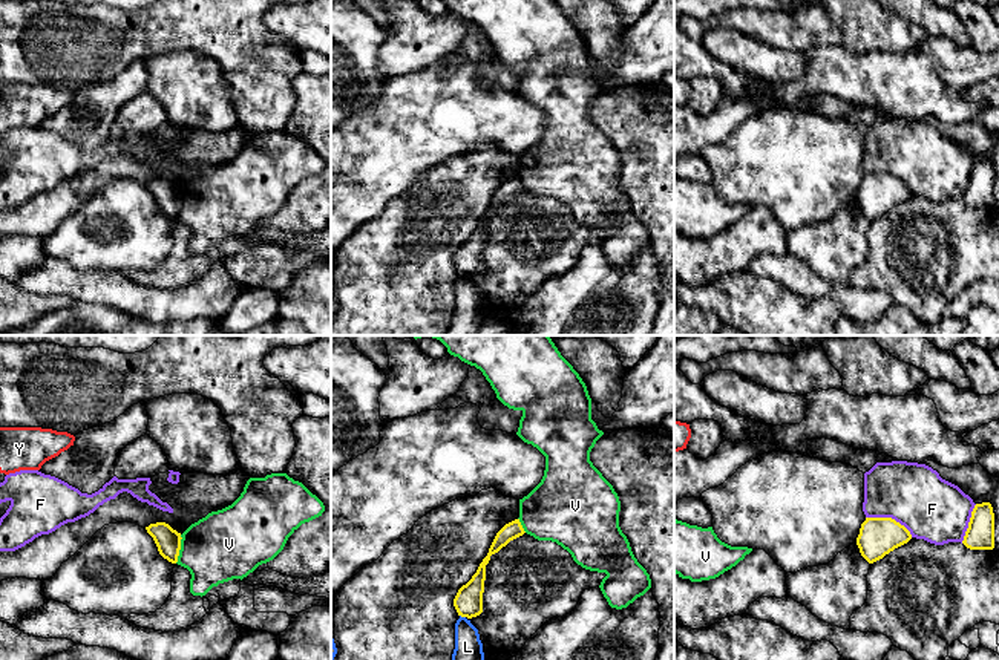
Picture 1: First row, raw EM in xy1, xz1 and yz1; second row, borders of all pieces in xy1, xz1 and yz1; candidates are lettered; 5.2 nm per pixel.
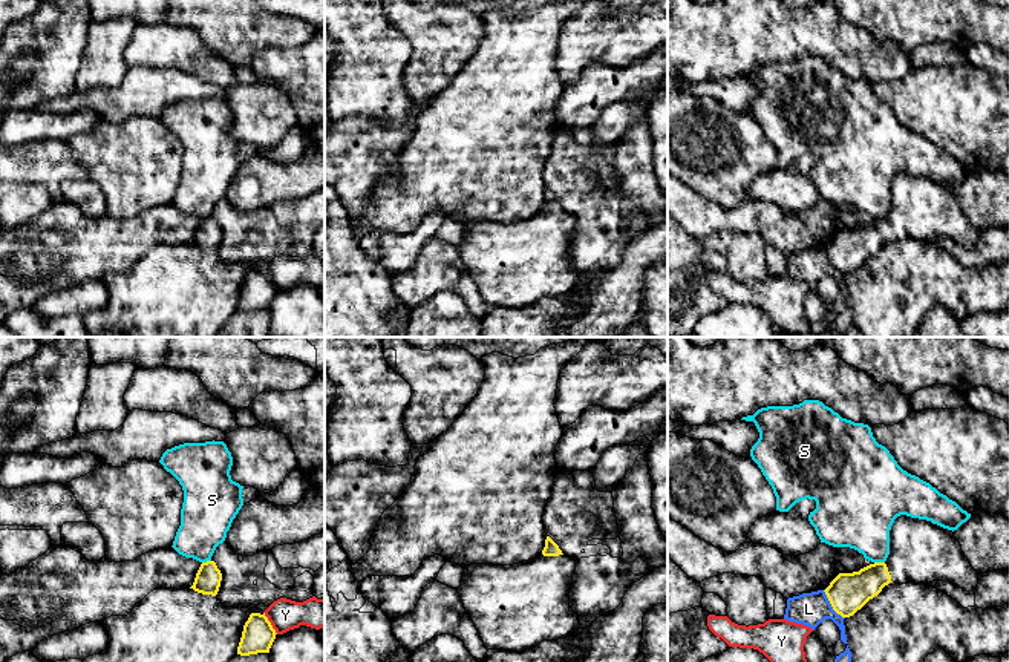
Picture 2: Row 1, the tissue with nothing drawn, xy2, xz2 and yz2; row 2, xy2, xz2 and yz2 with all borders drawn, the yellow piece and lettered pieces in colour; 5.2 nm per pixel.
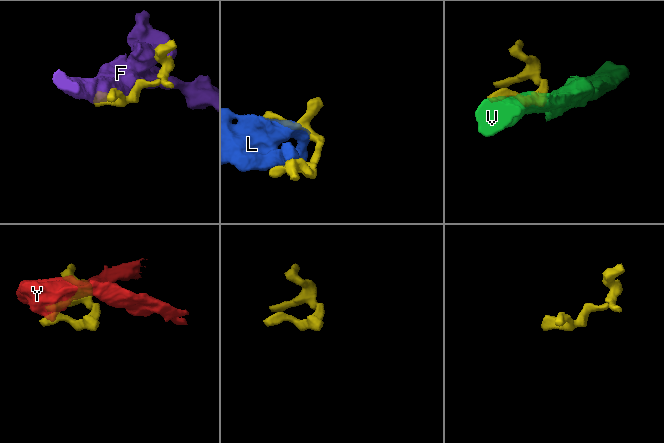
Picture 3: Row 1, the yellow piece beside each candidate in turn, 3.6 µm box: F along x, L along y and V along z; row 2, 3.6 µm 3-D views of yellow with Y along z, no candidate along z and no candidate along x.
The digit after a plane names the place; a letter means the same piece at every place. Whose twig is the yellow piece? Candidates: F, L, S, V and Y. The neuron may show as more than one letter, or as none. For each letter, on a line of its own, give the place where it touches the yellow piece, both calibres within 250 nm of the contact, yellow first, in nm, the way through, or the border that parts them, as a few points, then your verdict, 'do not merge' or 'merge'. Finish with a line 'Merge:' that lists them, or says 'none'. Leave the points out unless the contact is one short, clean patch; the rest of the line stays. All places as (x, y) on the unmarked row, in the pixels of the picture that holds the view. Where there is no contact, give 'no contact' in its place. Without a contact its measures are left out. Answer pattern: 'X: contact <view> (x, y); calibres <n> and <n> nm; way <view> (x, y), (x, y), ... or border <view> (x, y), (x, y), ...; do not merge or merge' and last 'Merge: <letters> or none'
F: contact yz1 (890, 175); calibres 200 and 340 nm; do not merge
L: contact yz2 (832, 262); calibres 200 and 180 nm; do not merge
S: contact yz2 (879, 219); calibres 200 and 320 nm; border yz2 (875, 218), (884, 219); do not merge
V: contact xy1 (180, 205); calibres 130 and 360 nm; border xy1 (181, 192), (181, 205), (175, 219); do not merge
Y: contact xy2 (270, 279); calibres 170 and 170 nm; do not merge
Merge: none

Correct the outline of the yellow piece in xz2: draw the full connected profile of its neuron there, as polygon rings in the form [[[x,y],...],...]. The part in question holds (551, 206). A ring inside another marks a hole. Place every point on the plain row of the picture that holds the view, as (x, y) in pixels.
[[[547,193],[542,211],[513,222],[470,221],[456,245],[487,306],[521,310],[544,297],[573,293],[579,271],[570,264],[576,218]]]

